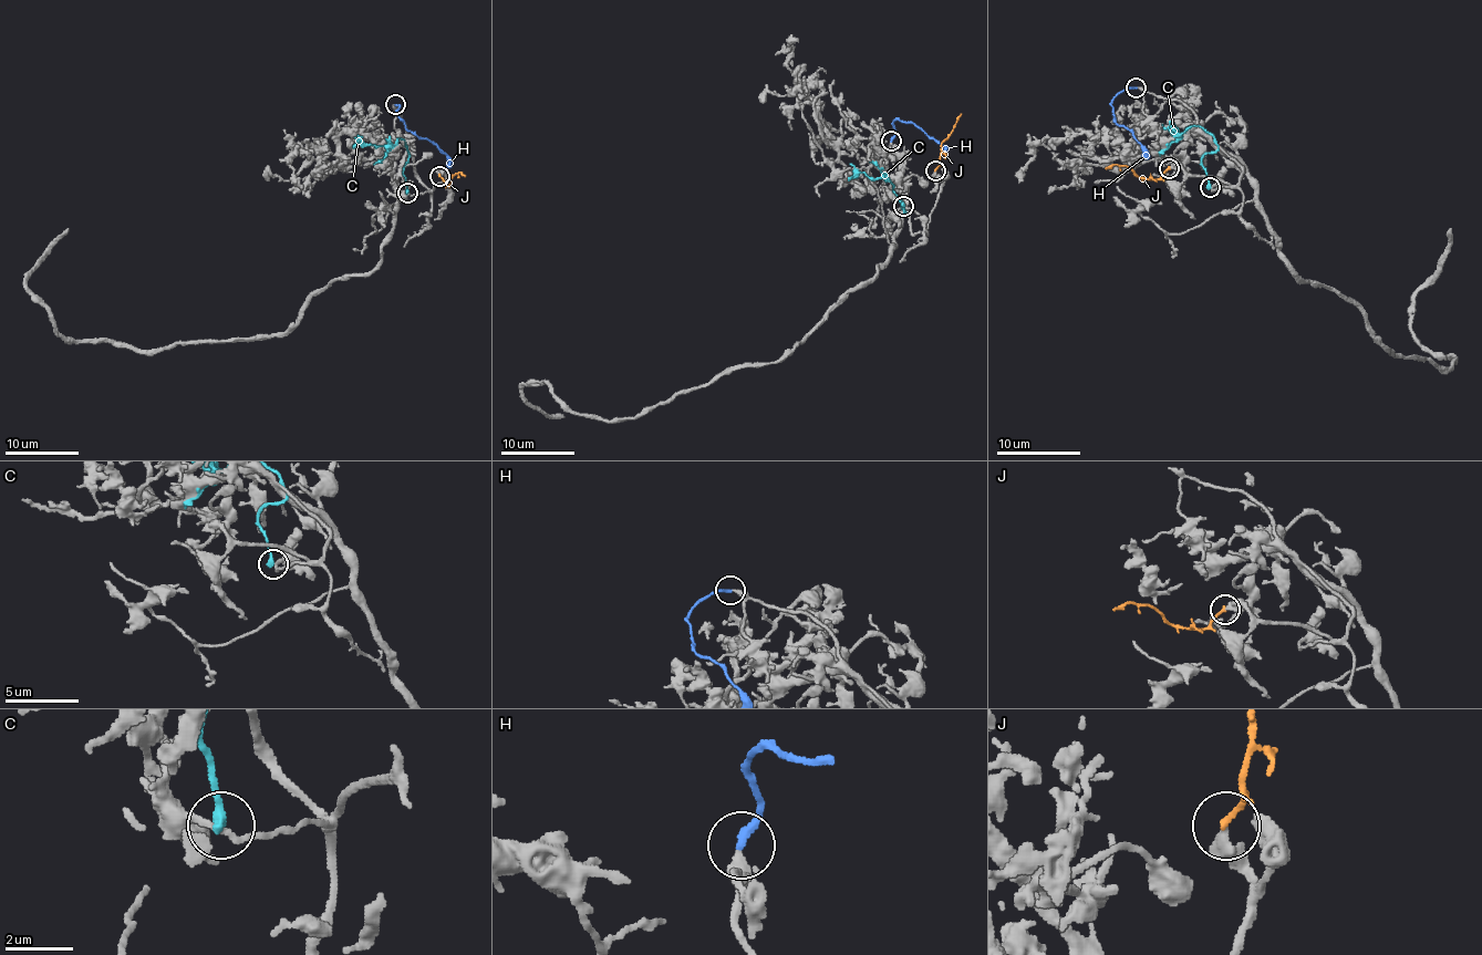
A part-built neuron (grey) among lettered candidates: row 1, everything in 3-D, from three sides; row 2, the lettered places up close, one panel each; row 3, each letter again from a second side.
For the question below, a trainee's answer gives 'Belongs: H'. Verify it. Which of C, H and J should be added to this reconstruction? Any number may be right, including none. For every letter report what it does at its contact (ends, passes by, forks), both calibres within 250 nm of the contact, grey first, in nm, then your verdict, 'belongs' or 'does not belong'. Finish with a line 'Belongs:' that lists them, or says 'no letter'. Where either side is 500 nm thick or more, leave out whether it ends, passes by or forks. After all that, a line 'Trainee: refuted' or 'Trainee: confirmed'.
C: it ends; calibres 180 and 280 nm; does not belong
H: it ends; calibres 260 and 240 nm; belongs
J: it ends; calibres 400 and 180 nm; does not belong
Belongs: H
Trainee: confirmed

